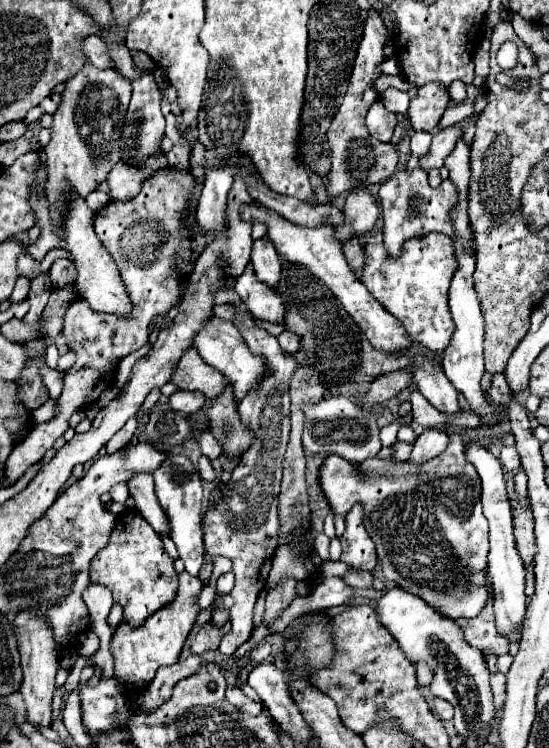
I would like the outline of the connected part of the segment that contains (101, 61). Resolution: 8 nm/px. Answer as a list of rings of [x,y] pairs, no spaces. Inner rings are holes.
[[[94,35],[84,37],[82,43],[80,43],[80,49],[82,49],[82,53],[90,59],[92,65],[96,65],[96,67],[100,67],[100,69],[114,67],[114,65],[112,65],[112,59],[108,57],[108,53],[106,53],[106,49],[104,49],[104,43],[100,41],[100,37],[94,37]]]

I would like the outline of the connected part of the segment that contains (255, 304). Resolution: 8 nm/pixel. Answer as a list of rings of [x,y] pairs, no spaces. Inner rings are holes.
[[[248,265],[246,271],[236,279],[234,291],[240,295],[242,303],[256,319],[276,325],[284,321],[286,309],[282,297],[278,295],[278,291],[268,289],[268,285],[260,285],[260,281],[256,281],[252,265]]]

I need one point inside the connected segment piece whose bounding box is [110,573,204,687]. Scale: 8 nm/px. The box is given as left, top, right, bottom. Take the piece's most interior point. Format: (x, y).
(138, 651)

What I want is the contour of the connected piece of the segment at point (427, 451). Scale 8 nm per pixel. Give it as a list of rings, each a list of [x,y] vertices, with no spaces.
[[[424,429],[424,433],[418,435],[416,441],[412,443],[412,453],[408,463],[422,465],[424,461],[430,461],[436,455],[440,455],[446,449],[446,445],[448,445],[448,433],[440,429]]]

